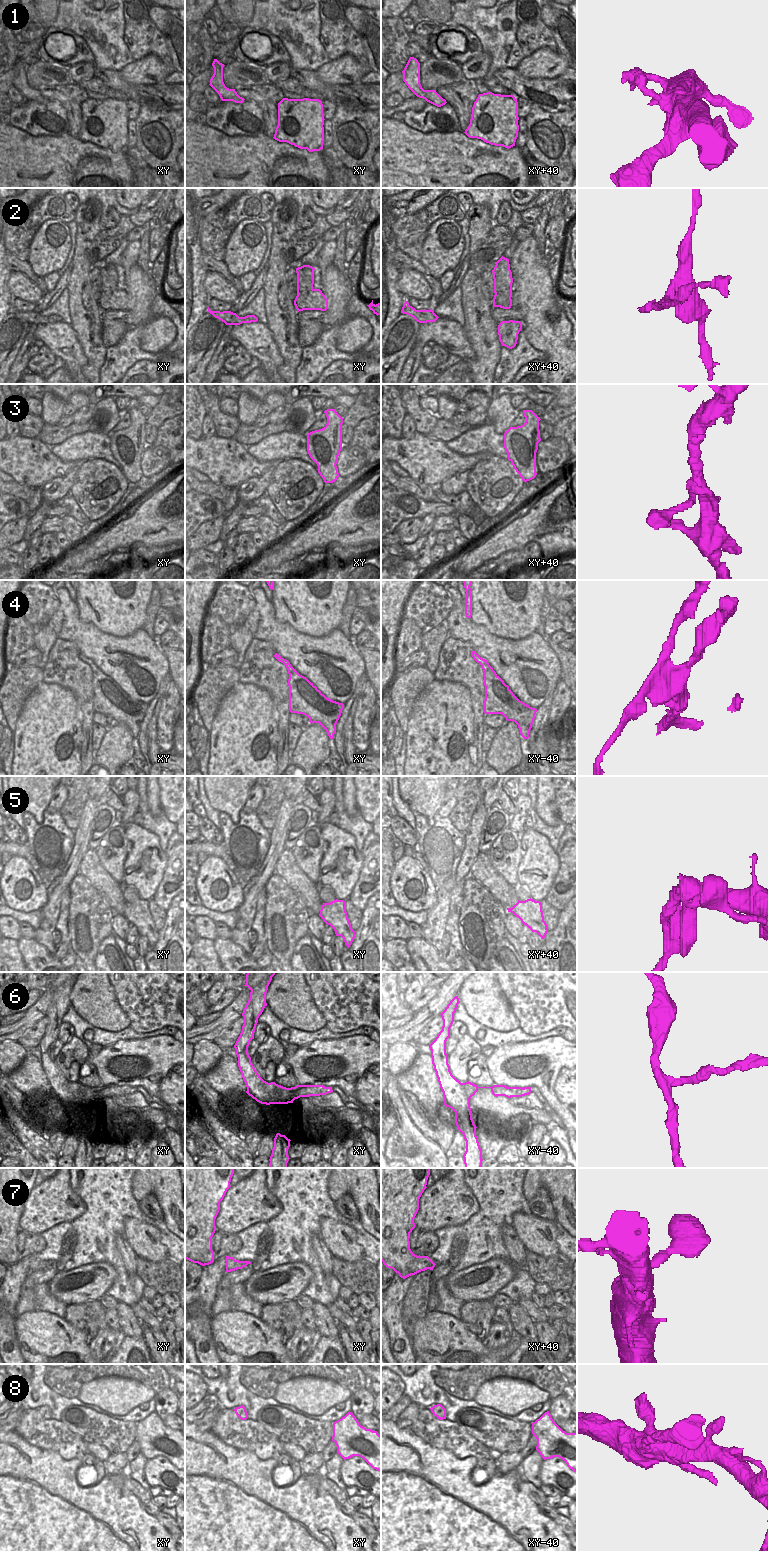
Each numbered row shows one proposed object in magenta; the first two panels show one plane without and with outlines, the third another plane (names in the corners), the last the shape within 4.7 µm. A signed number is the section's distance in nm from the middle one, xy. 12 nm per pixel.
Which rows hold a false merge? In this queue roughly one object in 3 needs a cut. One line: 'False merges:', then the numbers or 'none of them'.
False merges: 2, 4, 5, 6

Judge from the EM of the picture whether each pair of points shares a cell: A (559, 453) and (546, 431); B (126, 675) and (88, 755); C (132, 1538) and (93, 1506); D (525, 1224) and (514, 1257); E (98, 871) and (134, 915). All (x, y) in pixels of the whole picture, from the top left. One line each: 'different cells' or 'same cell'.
A: different cells
B: different cells
C: same cell
D: different cells
E: different cells

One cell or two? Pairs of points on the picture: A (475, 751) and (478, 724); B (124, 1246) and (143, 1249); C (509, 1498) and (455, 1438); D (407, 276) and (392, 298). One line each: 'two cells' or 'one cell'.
A: one cell
B: two cells
C: two cells
D: two cells

